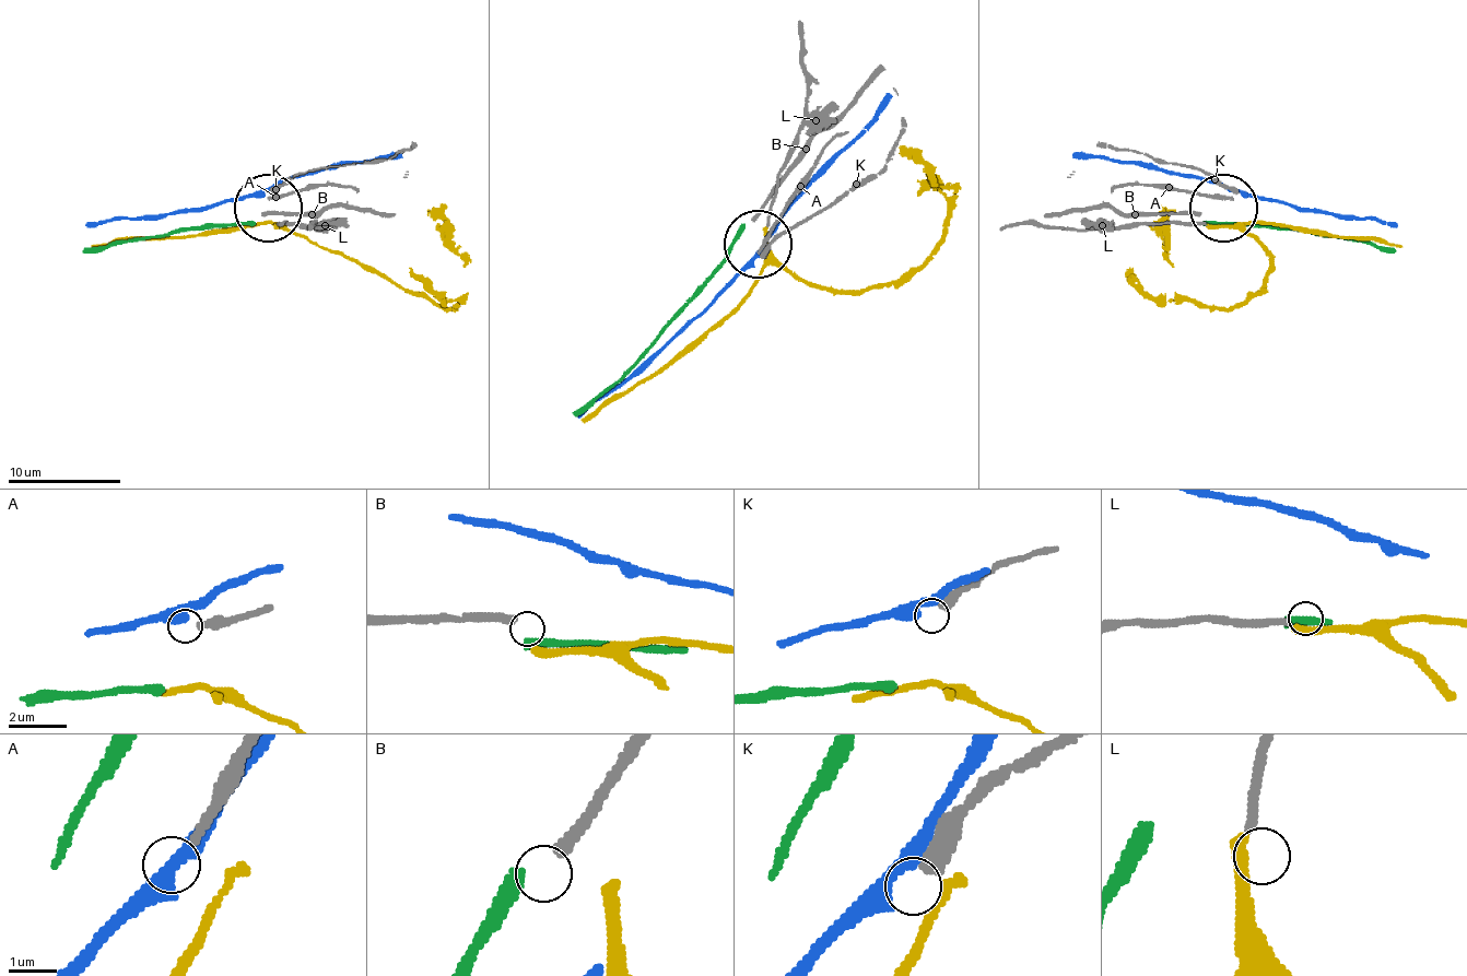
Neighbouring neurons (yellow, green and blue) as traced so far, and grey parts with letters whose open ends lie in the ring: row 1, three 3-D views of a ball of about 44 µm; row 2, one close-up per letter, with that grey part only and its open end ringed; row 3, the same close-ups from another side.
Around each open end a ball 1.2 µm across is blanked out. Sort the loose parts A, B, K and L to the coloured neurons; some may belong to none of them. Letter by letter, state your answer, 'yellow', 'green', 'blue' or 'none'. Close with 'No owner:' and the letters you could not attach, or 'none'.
A: none
B: none
K: none
L: none
No owner: A, B, K, L

